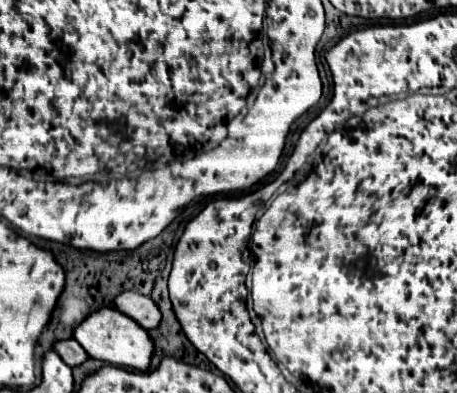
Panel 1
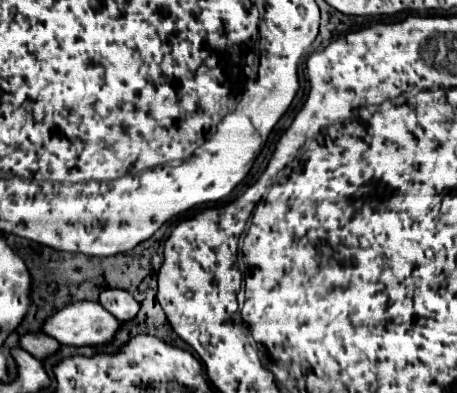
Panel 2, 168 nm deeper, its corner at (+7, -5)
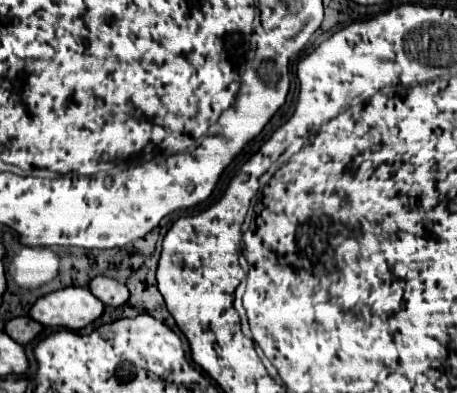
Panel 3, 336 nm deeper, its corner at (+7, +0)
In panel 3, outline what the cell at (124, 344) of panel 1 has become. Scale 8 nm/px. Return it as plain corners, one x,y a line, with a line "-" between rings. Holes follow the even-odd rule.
66,287
40,297
34,303
30,317
44,327
80,331
94,323
102,313
104,305
88,291
88,287

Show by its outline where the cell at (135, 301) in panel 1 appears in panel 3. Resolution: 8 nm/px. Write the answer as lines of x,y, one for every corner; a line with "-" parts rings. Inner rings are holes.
94,277
88,285
88,289
104,303
104,305
110,305
110,307
122,307
128,299
130,299
130,293
128,293
128,287
116,279
110,279
110,277

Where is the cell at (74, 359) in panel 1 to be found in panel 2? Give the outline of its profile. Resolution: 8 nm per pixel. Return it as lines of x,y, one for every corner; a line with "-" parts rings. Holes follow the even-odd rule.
28,332
28,334
20,336
20,346
28,354
36,356
38,360
44,360
46,356
54,354
60,344
56,340
52,340
52,336
44,334
44,332

